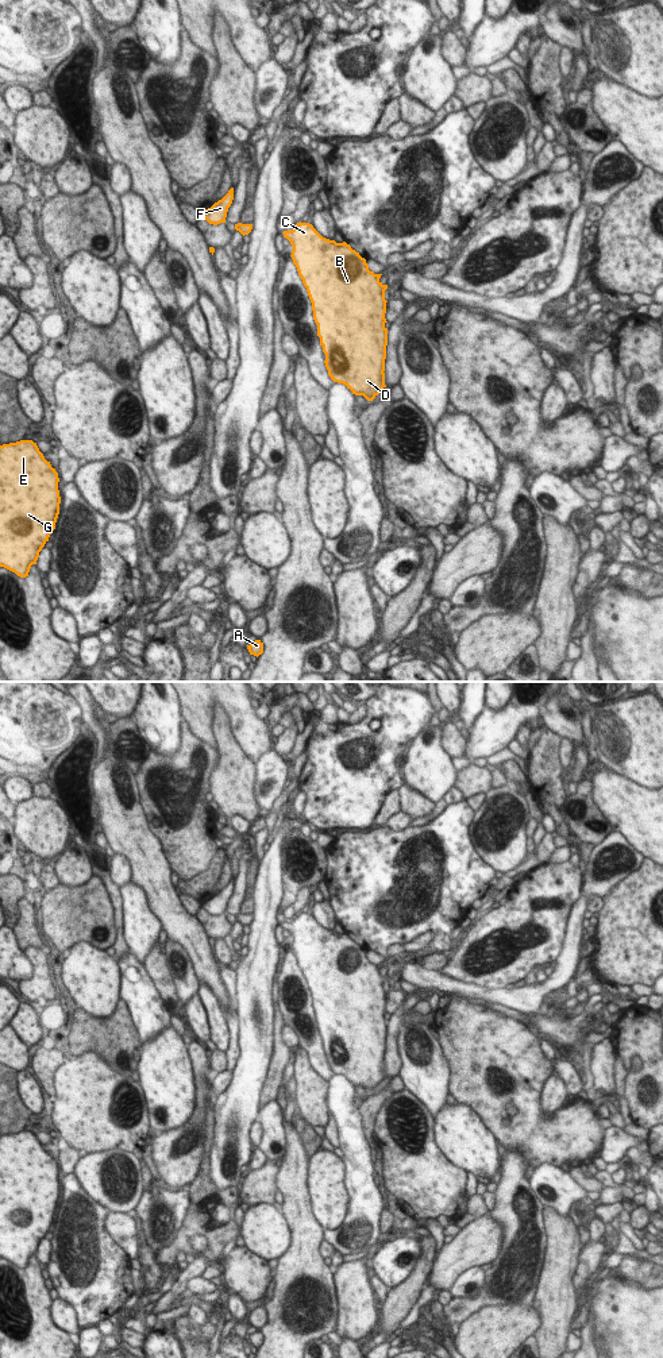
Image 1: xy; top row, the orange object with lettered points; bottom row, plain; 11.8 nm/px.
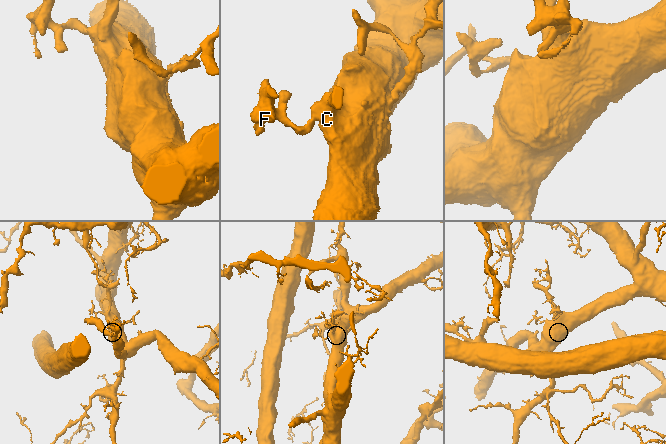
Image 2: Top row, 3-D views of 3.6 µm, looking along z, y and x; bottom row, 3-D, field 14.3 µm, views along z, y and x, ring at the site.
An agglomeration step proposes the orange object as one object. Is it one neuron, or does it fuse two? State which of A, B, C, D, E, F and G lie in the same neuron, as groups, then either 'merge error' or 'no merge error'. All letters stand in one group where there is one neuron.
A B C D E F G; no merge error

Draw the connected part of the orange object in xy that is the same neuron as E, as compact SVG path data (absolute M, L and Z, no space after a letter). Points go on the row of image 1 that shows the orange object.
M32 440L0 445L0 567L20 578L28 576L55 529L61 504L58 482L58 472Z

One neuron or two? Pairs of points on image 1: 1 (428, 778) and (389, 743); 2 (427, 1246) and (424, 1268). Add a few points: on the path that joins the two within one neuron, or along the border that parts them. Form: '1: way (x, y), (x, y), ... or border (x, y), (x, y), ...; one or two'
1: border (424, 726), (409, 743), (405, 753); two
2: way (427, 1252), (426, 1262); one

